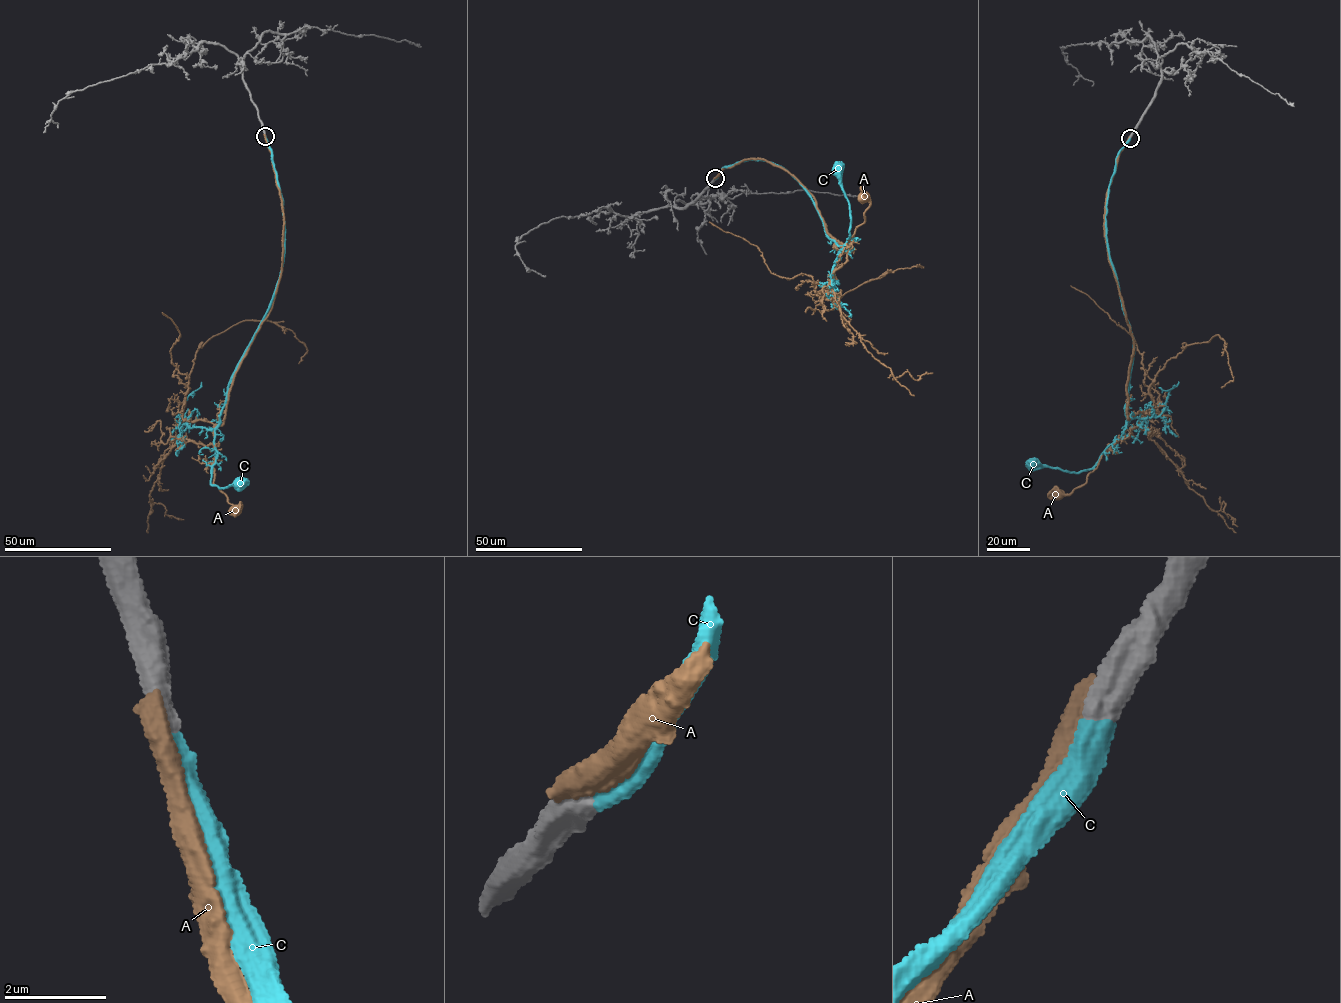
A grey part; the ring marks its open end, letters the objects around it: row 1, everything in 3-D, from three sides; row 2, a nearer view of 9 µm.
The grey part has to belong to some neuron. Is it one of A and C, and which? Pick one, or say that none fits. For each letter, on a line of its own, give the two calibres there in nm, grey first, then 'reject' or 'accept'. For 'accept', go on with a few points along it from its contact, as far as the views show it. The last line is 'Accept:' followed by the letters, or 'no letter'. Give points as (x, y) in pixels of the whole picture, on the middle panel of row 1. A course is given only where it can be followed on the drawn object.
A: calibres 600 and 500 nm; reject
C: calibres 500 and 440 nm; accept; course (715, 178), (750, 159), (782, 167), (811, 195), (827, 236), (844, 251), (851, 210), (837, 168)
Accept: C

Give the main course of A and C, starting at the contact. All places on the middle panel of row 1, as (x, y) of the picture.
A: (715, 178), (751, 159), (784, 168), (814, 195), (828, 233), (845, 245), (842, 253), (864, 220), (864, 195)
C: (715, 178), (750, 159), (782, 167), (811, 195), (827, 236), (844, 251), (851, 210), (837, 168)

